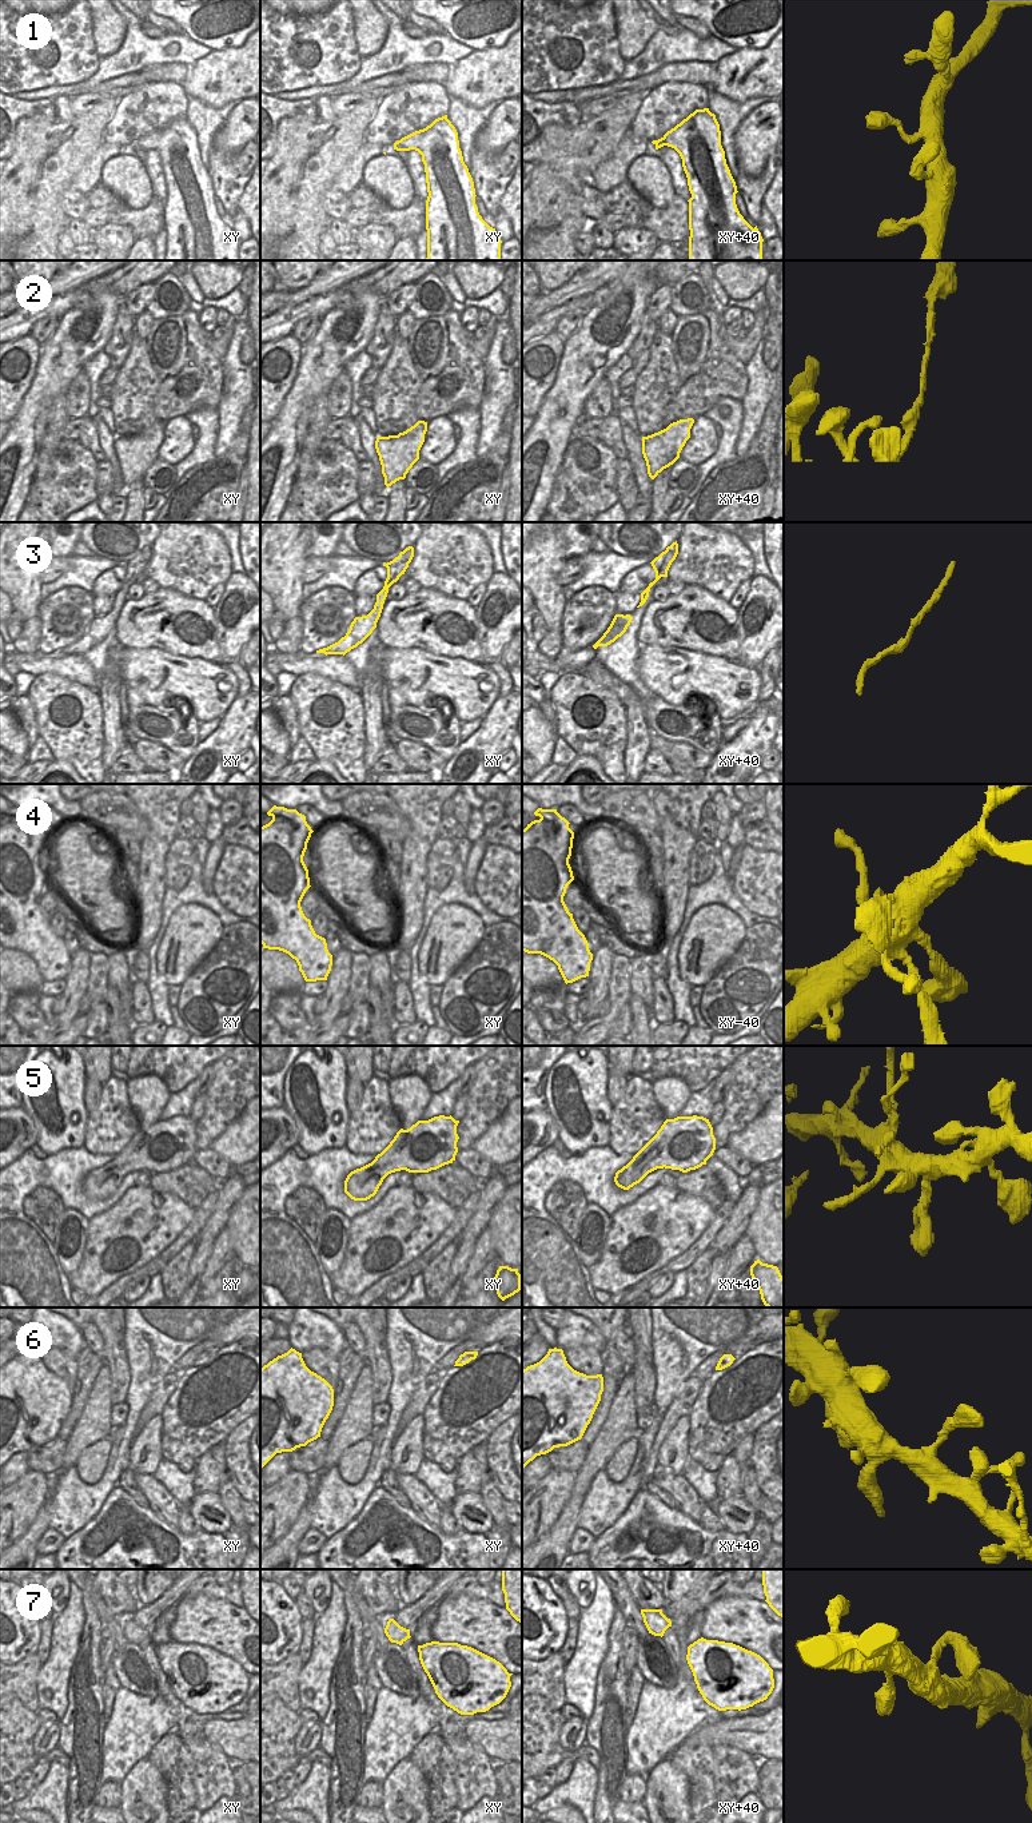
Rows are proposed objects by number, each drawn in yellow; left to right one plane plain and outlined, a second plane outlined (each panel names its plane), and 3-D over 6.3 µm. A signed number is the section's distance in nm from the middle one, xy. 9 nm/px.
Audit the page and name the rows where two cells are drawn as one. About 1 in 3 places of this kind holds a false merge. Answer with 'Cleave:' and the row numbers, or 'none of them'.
Cleave: 2

